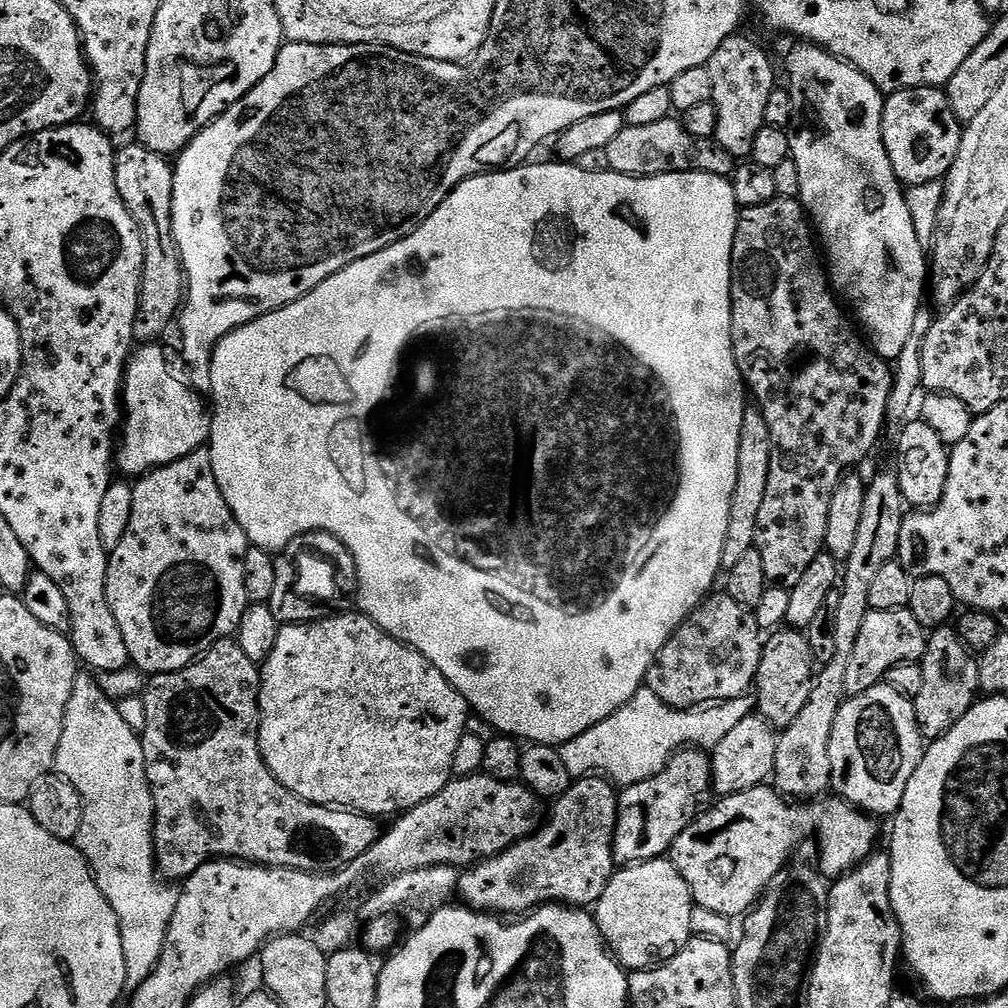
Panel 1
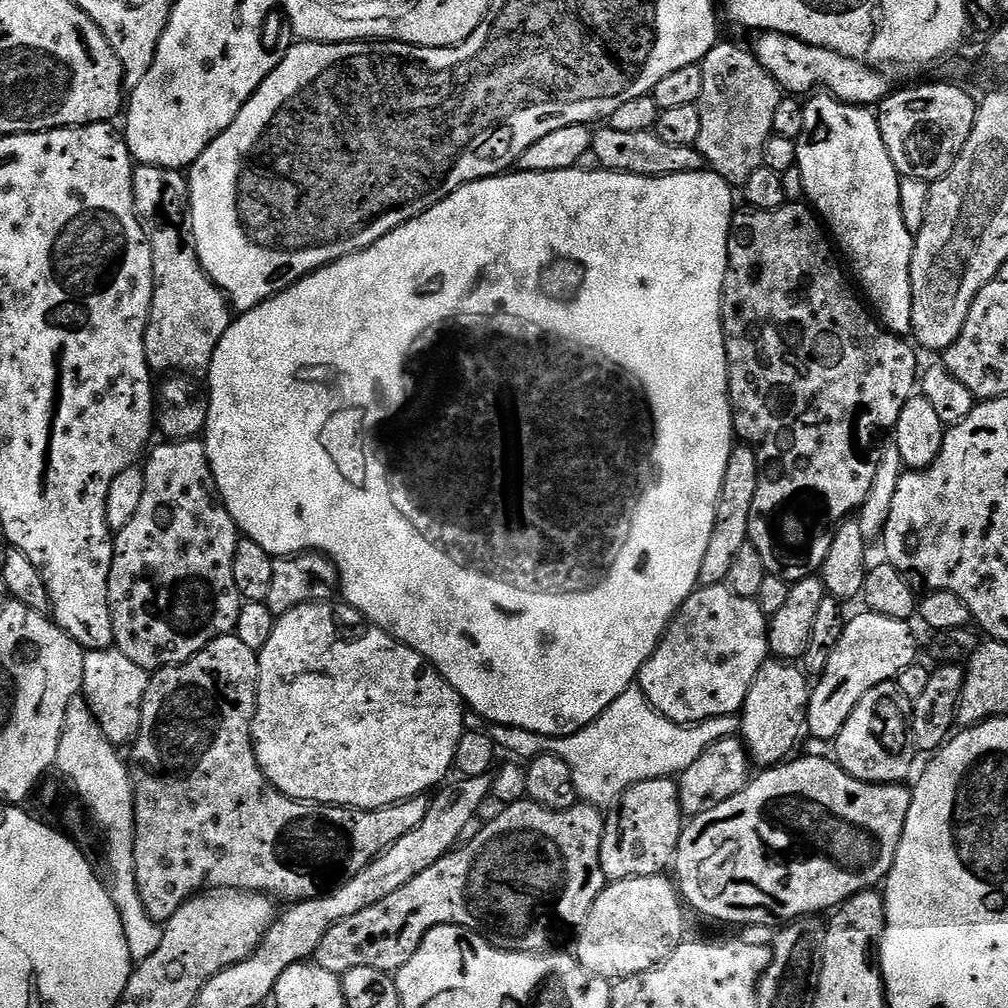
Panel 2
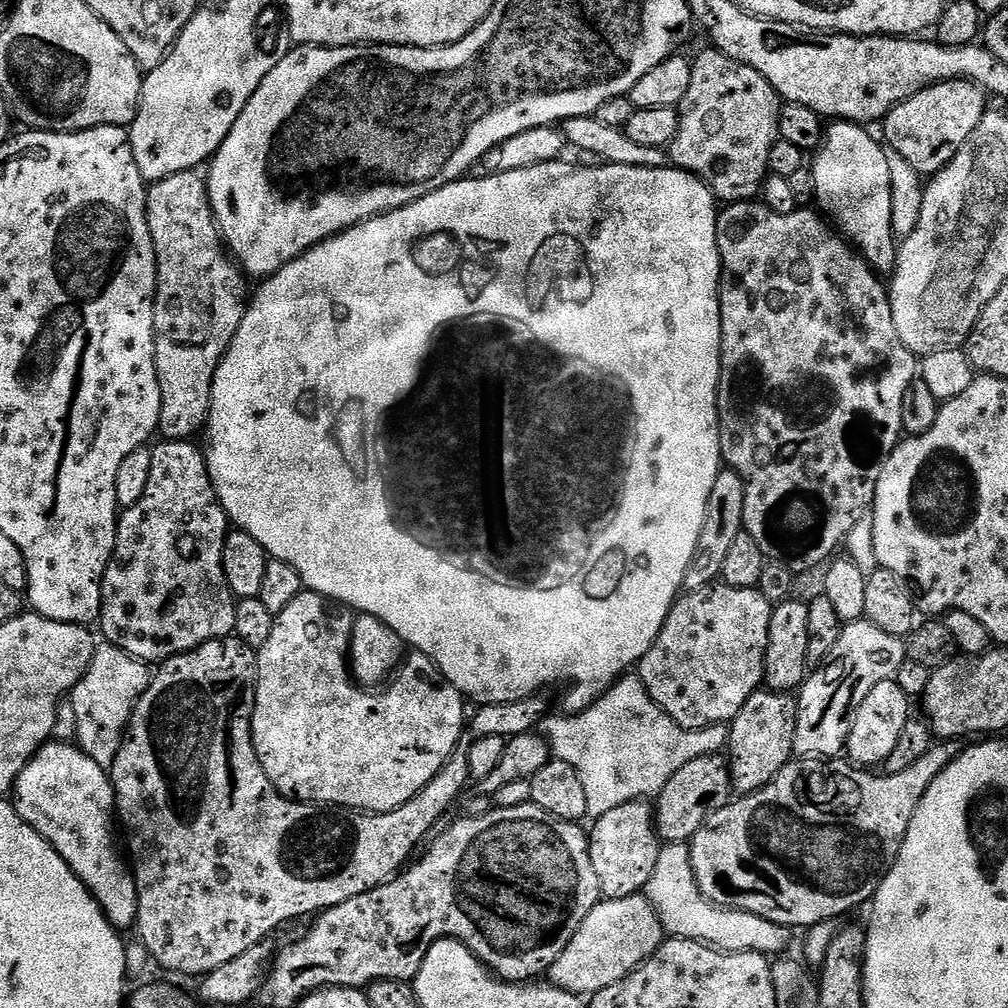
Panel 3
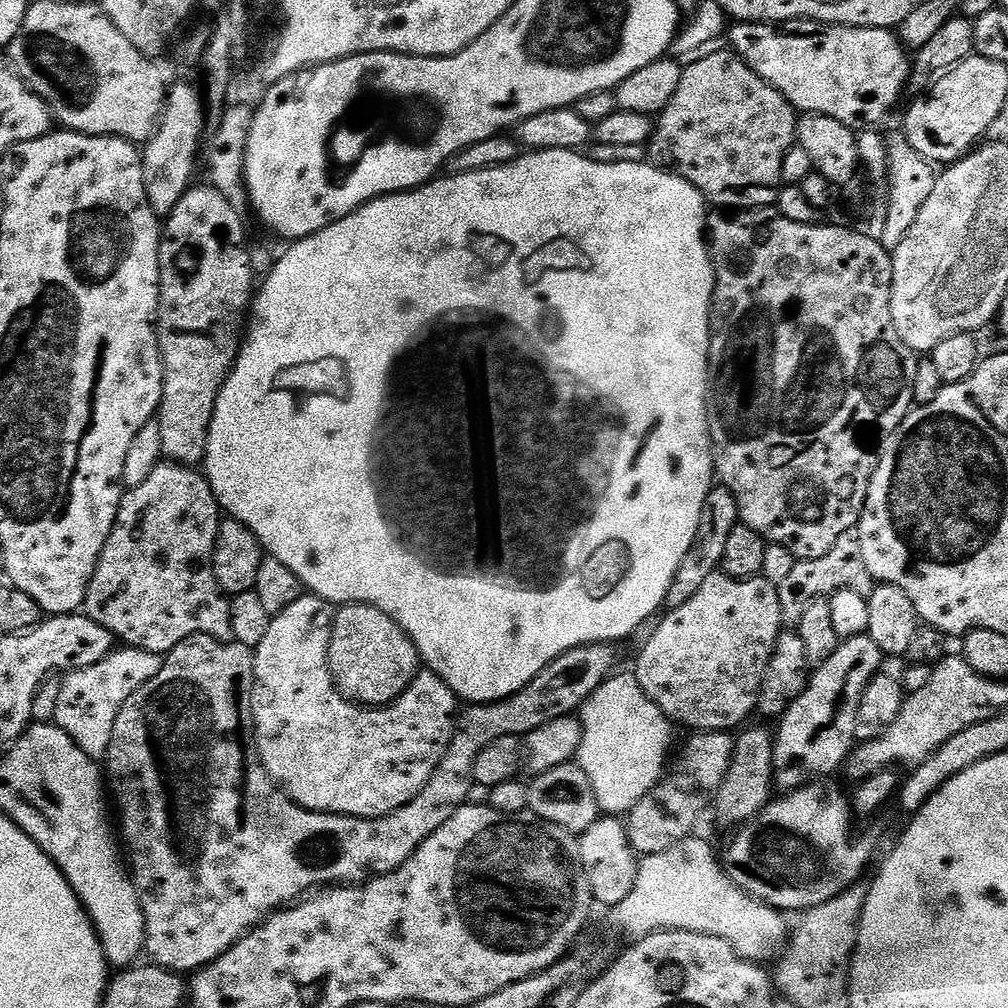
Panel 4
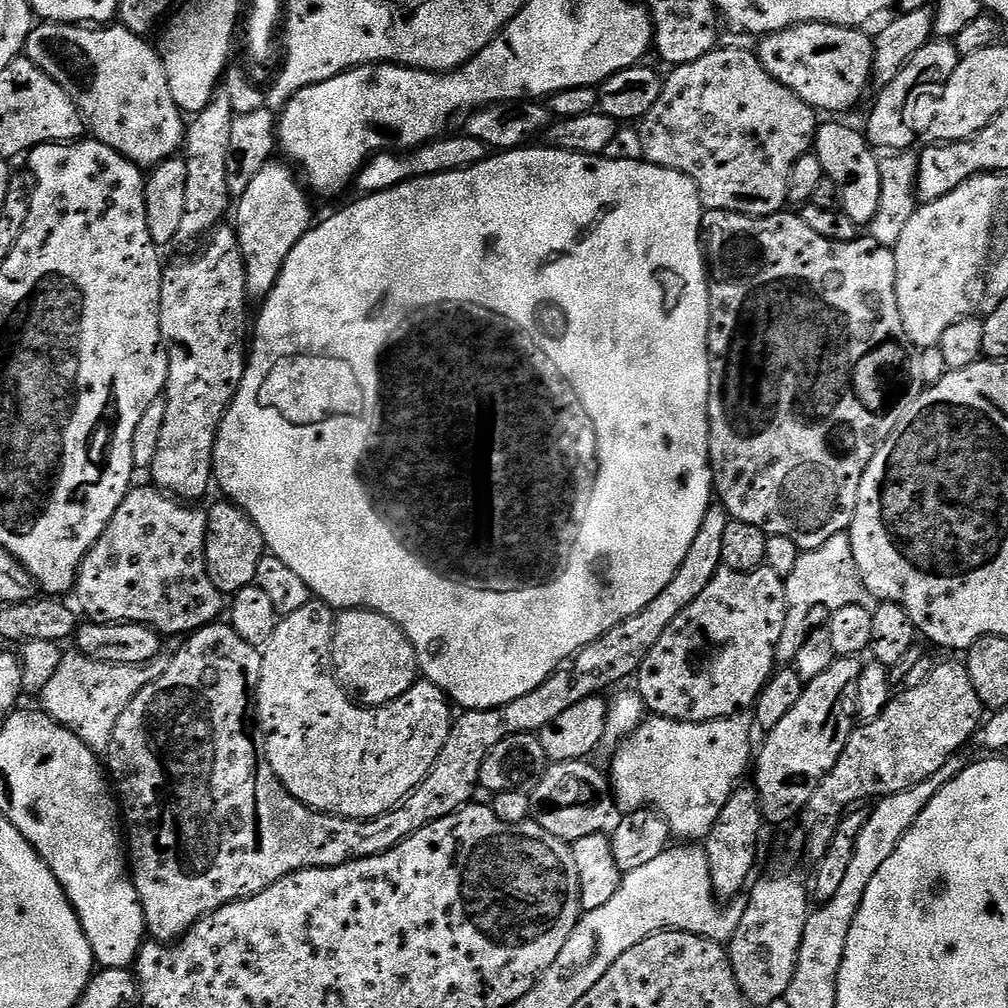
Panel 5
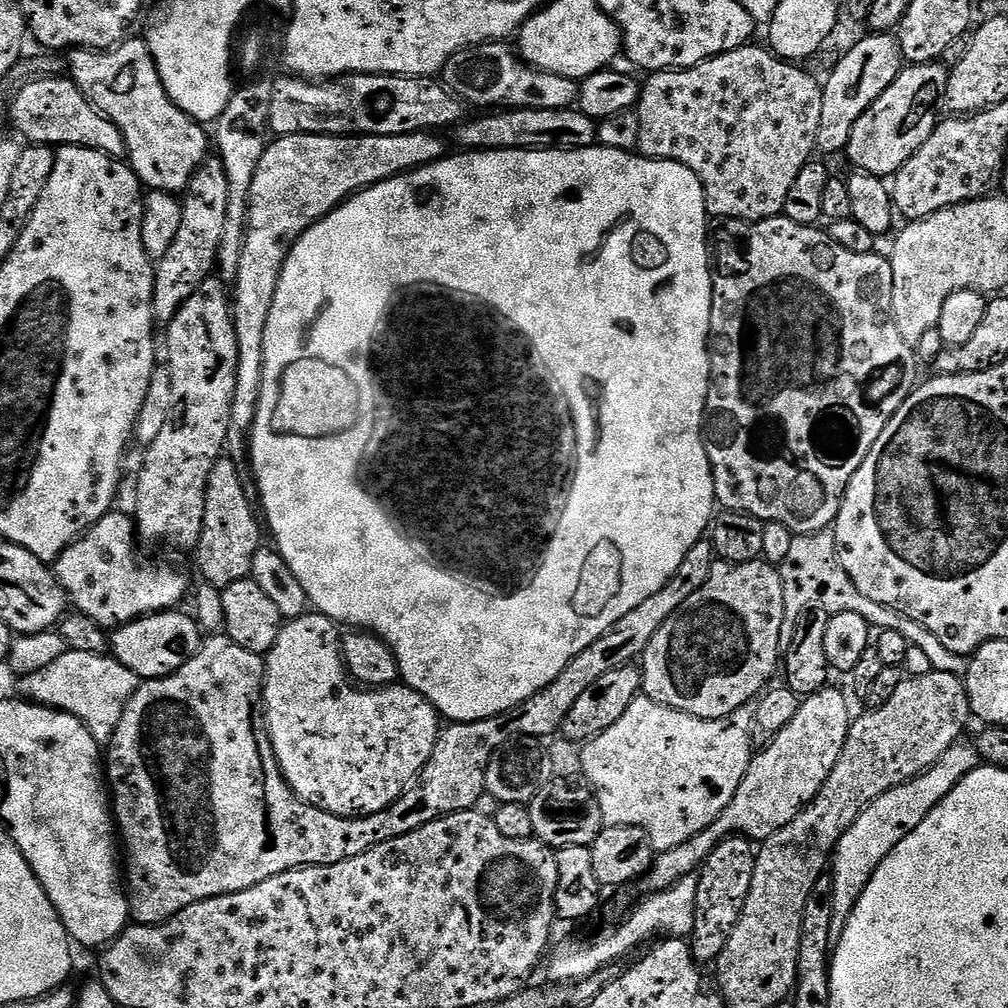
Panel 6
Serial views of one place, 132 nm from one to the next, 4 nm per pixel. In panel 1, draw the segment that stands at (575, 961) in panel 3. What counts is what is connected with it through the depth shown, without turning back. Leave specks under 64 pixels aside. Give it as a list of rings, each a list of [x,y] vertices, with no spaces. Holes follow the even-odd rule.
[[[671,859],[647,860],[613,871],[606,890],[594,905],[596,925],[609,952],[621,968],[655,968],[674,958],[693,939],[694,901],[688,883]]]

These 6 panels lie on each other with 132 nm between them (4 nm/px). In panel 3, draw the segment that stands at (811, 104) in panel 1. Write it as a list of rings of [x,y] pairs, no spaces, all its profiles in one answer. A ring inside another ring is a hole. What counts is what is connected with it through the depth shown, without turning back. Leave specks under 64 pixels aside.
[[[833,123],[825,131],[822,143],[815,153],[816,161],[811,161],[810,167],[819,211],[835,225],[839,235],[858,249],[860,255],[876,269],[877,273],[888,274],[896,267],[898,251],[898,241],[890,226],[890,166],[885,145],[879,139],[876,141],[868,132],[871,131],[859,124]]]

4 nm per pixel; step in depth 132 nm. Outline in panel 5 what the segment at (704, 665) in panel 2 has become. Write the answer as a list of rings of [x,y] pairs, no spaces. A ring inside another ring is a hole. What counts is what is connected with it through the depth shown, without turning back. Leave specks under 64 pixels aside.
[[[766,566],[752,572],[735,572],[721,567],[710,578],[710,586],[666,626],[662,638],[654,642],[654,650],[646,654],[638,673],[638,691],[649,713],[701,724],[707,720],[724,720],[751,709],[760,692],[777,667],[776,647],[786,626],[788,599],[784,589],[785,577],[774,574]]]

